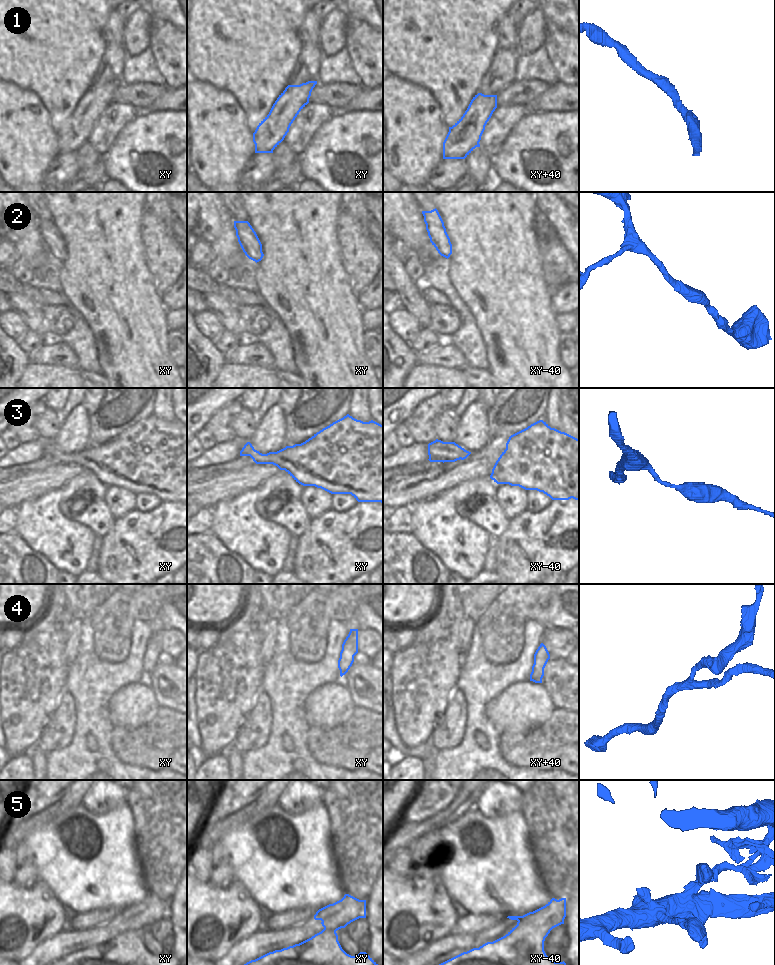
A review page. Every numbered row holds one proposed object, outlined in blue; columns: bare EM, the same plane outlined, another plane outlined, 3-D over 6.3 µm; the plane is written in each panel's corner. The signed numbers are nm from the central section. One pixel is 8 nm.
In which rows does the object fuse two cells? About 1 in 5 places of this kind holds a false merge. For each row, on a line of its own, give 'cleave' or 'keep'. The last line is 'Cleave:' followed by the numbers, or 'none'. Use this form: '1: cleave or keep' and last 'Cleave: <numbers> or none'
1: keep
2: keep
3: keep
4: keep
5: cleave
Cleave: 5

